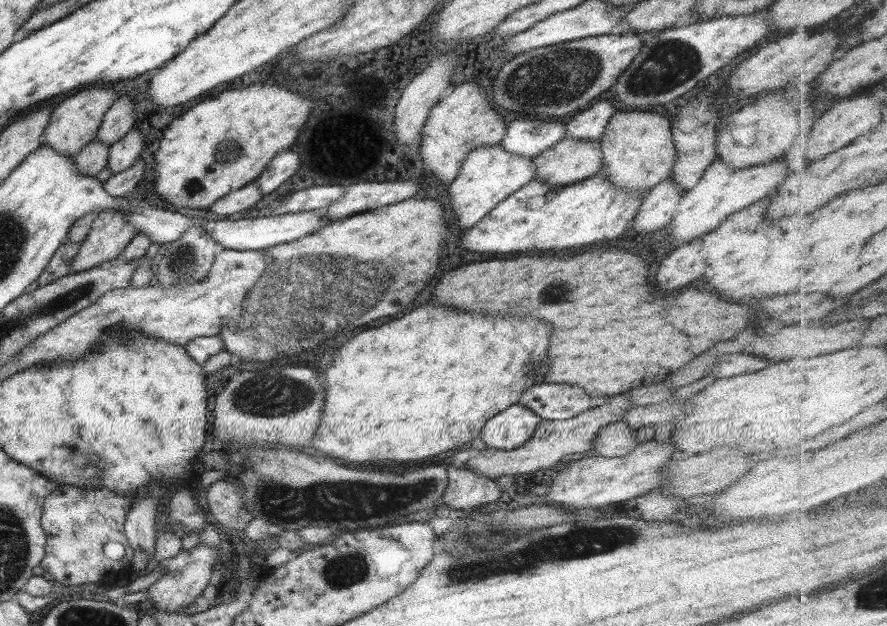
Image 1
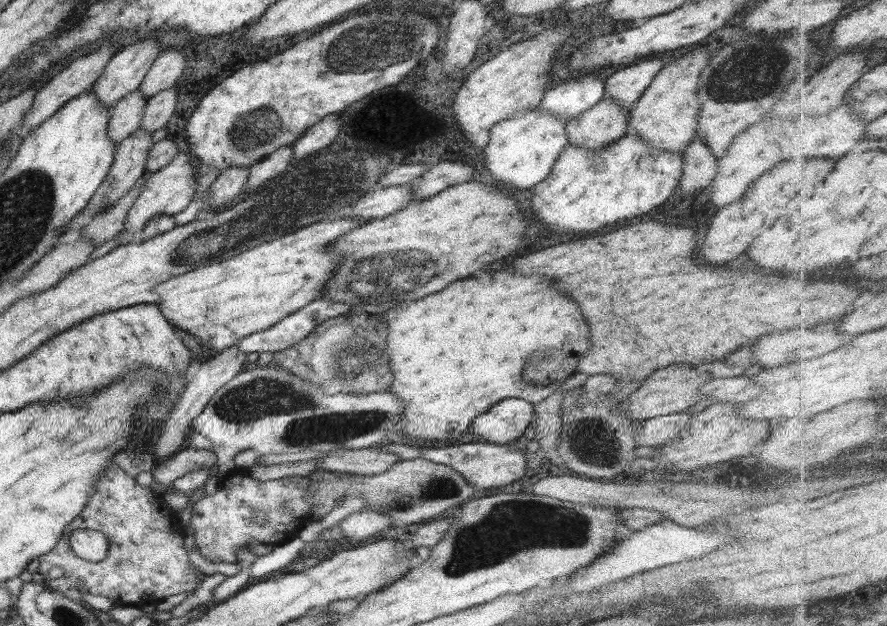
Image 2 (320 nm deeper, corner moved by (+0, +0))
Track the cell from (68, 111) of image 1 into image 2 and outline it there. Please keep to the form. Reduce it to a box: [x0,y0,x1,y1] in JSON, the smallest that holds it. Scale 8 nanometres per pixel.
[89,37,159,108]

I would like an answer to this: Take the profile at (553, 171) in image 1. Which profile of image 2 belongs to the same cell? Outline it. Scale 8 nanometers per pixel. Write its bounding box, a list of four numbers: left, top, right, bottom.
[565,99,627,149]

